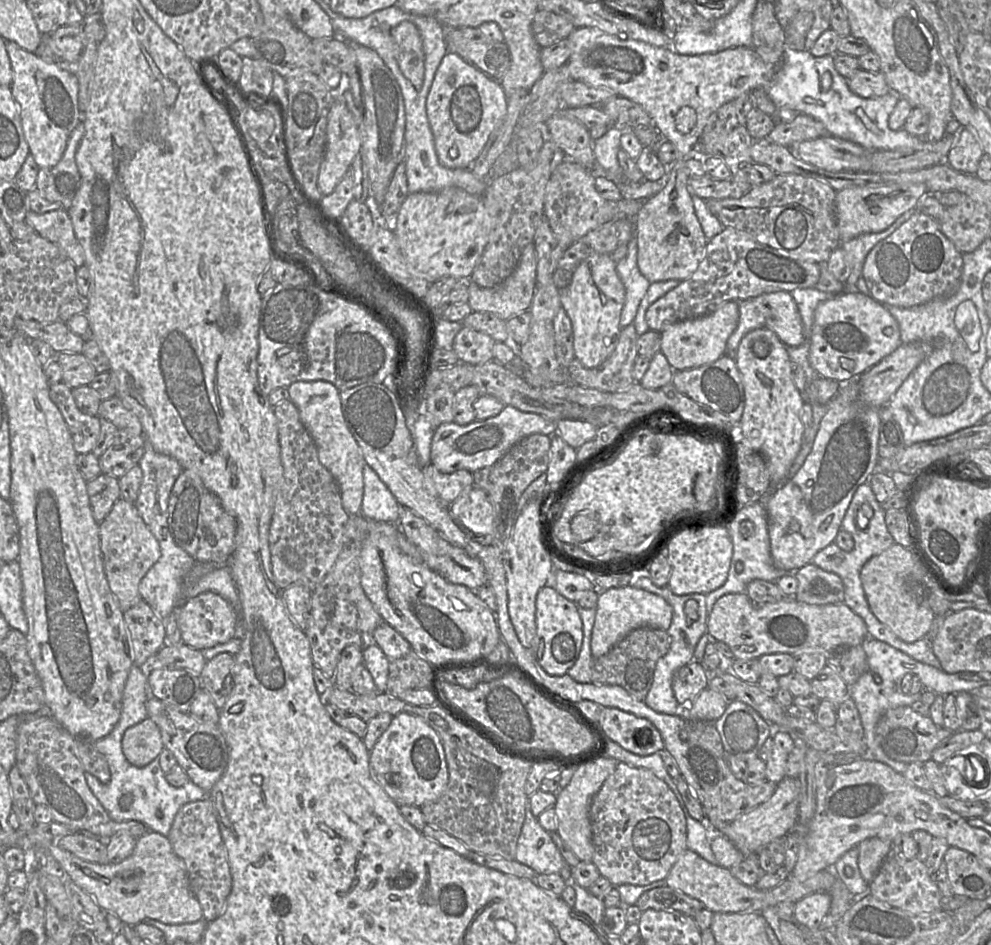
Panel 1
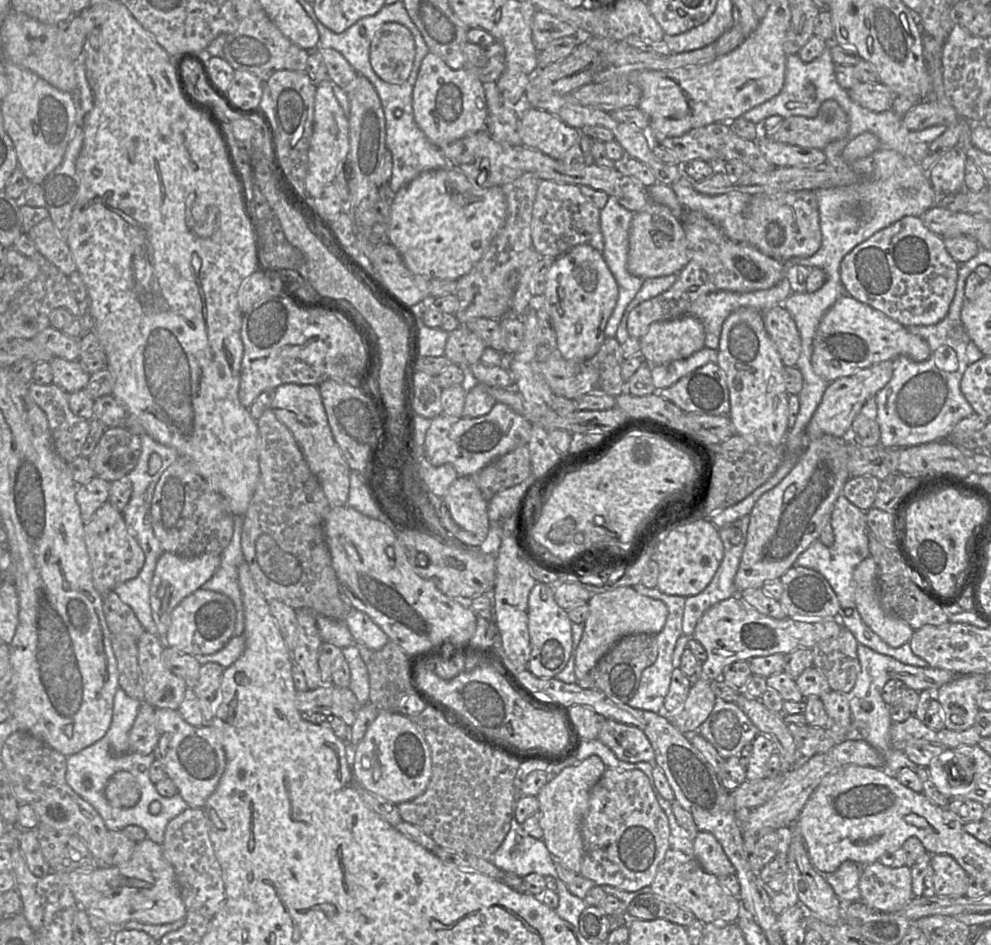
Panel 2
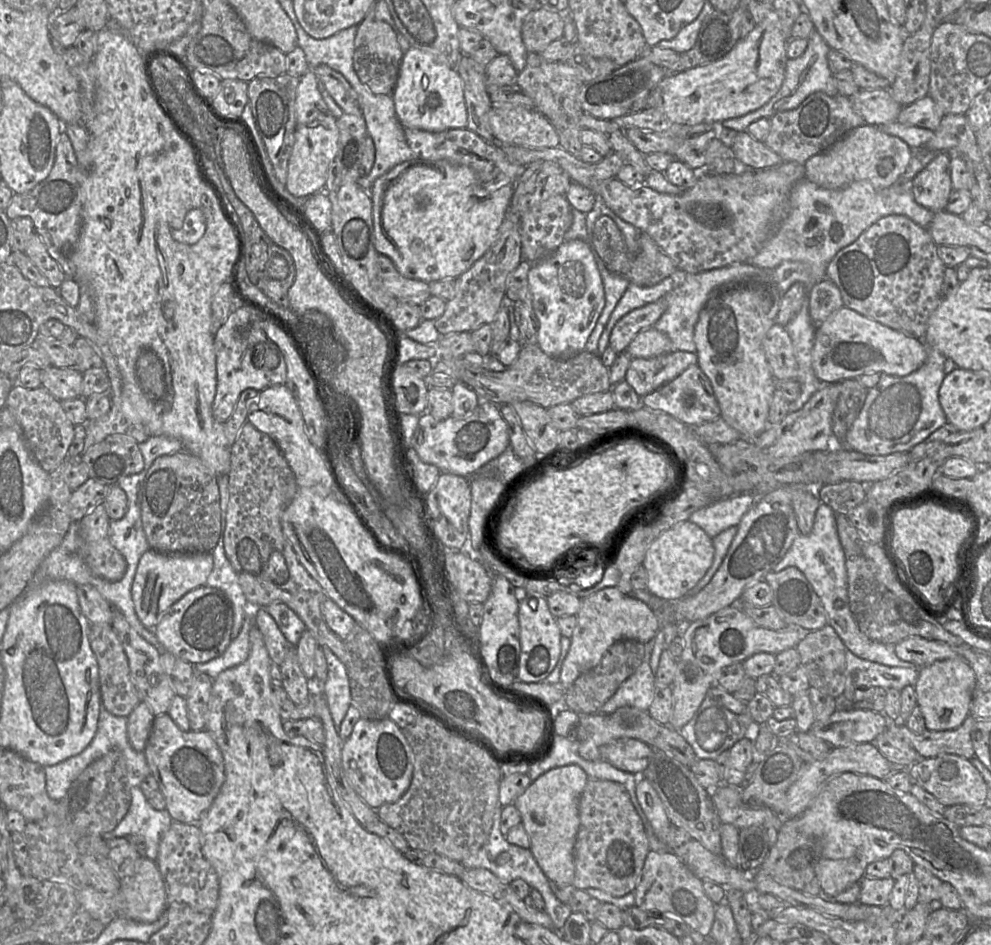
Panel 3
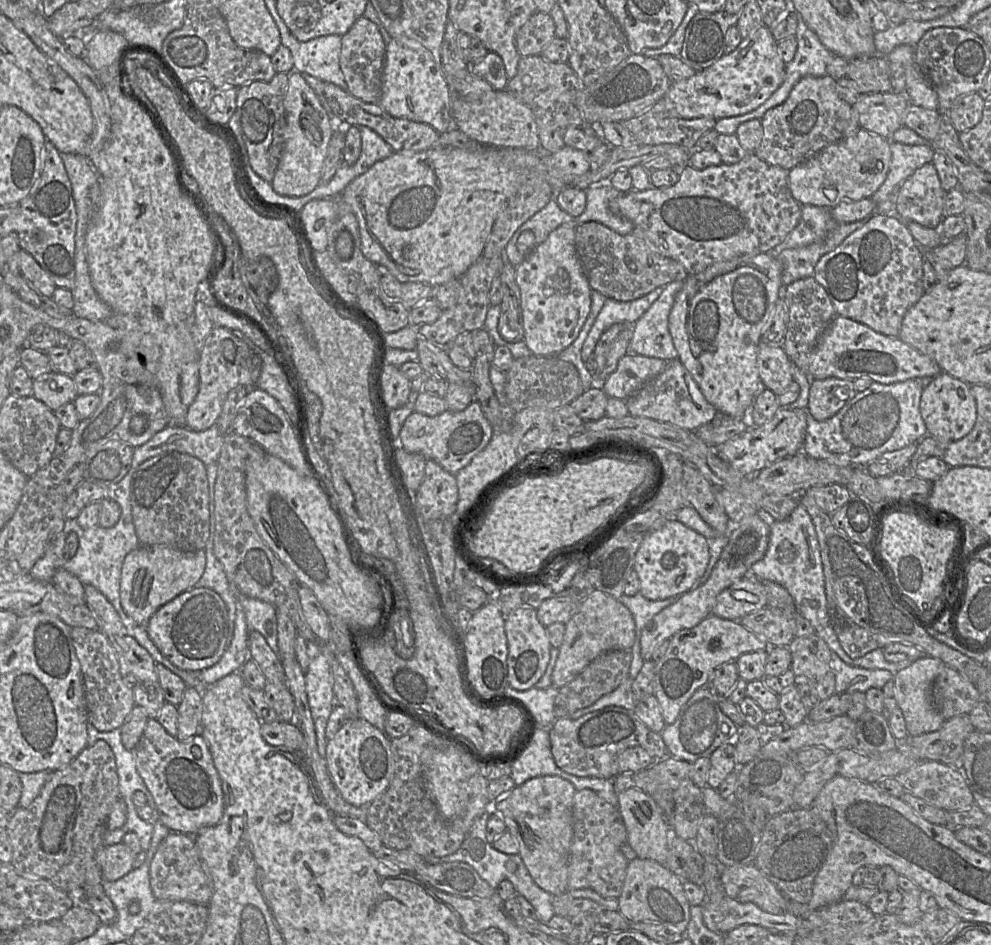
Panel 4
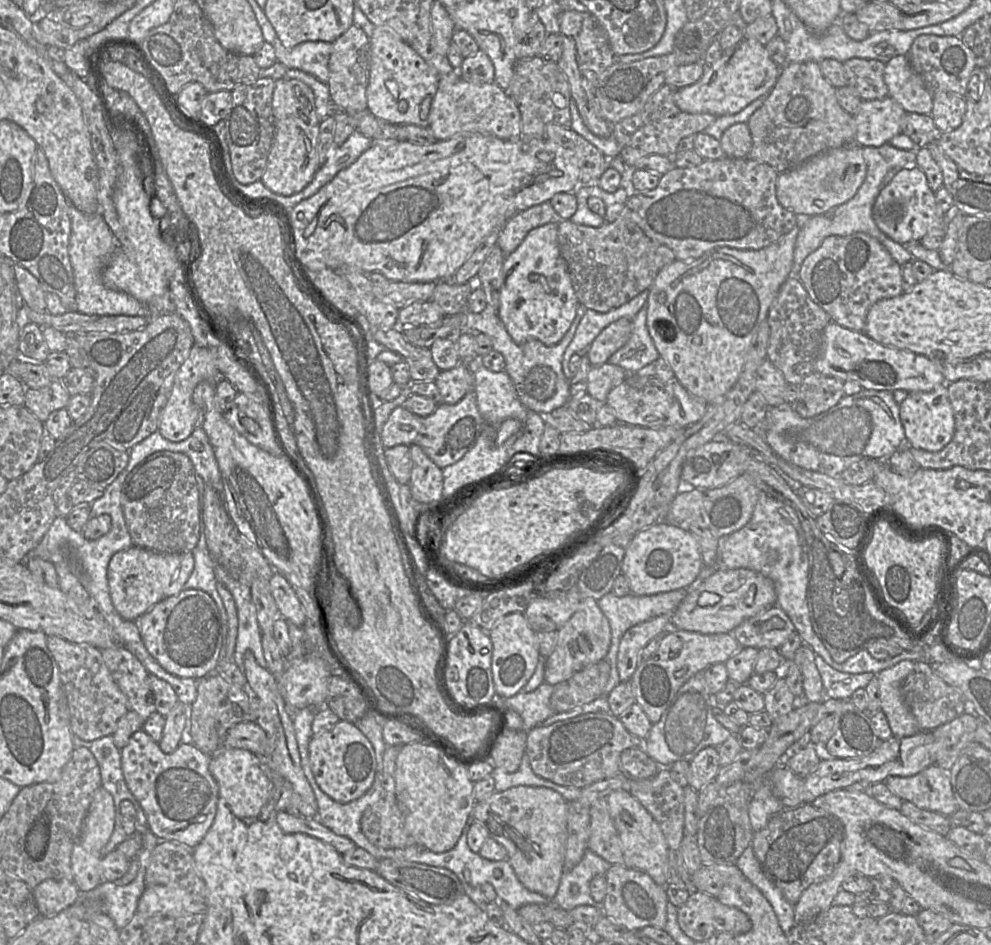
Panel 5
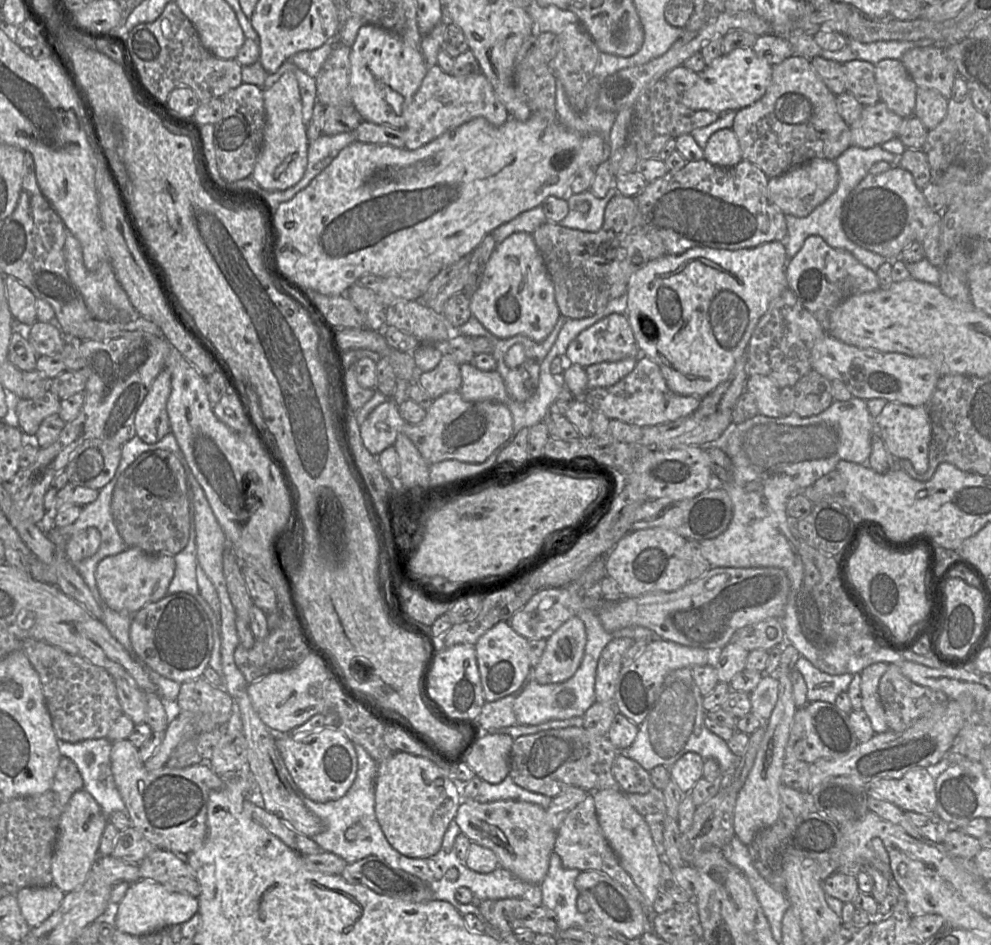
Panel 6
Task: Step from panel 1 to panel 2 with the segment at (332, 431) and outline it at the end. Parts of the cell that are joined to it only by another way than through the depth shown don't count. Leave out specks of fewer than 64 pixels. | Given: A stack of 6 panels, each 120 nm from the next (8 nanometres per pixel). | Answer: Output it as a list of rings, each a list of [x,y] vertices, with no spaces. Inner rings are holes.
[[[290,383],[278,386],[274,393],[269,409],[292,433],[330,506],[345,506],[350,488],[351,469],[333,438],[318,386]]]

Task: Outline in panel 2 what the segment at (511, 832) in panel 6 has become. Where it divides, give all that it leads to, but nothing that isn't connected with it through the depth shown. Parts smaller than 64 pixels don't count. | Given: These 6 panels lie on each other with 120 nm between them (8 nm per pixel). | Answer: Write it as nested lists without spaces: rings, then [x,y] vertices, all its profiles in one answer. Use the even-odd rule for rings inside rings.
[[[590,756],[578,765],[563,769],[550,780],[536,796],[539,801],[539,825],[543,838],[554,862],[560,862],[569,870],[579,874],[583,859],[581,825],[586,814],[590,791],[606,770],[598,756]]]

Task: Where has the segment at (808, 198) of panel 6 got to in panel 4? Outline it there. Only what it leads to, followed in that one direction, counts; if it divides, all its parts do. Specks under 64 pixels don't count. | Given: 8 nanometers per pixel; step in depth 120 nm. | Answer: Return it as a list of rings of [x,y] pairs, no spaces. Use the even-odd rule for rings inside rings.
[[[859,128],[847,138],[788,171],[793,198],[801,205],[835,208],[840,203],[871,198],[884,183],[891,163],[891,139]]]

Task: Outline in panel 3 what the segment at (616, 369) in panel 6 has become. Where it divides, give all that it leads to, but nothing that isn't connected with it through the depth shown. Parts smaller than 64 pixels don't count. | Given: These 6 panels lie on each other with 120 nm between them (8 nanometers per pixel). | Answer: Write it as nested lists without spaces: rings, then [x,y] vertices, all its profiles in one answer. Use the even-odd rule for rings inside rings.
[[[752,262],[734,263],[729,266],[713,269],[698,274],[684,274],[678,272],[677,285],[668,292],[664,297],[667,301],[667,309],[659,320],[654,324],[654,328],[666,334],[673,346],[674,351],[695,352],[696,347],[693,340],[694,327],[698,321],[700,312],[707,304],[710,296],[719,289],[724,289],[736,284],[745,283],[751,280],[761,282],[771,282],[778,286],[777,275],[775,269],[759,268],[752,265]]]

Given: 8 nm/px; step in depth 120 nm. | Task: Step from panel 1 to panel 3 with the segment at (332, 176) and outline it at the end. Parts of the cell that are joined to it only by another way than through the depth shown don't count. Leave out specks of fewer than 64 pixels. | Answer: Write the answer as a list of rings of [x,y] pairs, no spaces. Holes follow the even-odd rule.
[[[310,69],[300,77],[296,92],[296,126],[294,143],[289,158],[285,187],[296,197],[312,196],[324,189],[328,170],[338,151],[339,130],[333,116],[318,90],[318,78]]]

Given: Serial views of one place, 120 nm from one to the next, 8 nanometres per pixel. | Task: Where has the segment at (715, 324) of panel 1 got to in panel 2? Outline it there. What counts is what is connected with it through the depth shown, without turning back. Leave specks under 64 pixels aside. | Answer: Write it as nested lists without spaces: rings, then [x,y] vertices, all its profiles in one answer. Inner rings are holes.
[[[690,315],[654,323],[640,338],[641,357],[649,365],[685,359],[704,347],[704,326]]]

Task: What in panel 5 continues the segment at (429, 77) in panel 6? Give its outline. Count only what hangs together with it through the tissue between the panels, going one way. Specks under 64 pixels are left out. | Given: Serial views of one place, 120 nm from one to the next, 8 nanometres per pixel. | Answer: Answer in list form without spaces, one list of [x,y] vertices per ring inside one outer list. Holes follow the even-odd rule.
[[[461,77],[457,81],[439,79],[427,118],[427,128],[437,140],[446,140],[465,133],[517,140],[522,136],[521,125],[520,110],[505,90],[495,83],[472,83]]]

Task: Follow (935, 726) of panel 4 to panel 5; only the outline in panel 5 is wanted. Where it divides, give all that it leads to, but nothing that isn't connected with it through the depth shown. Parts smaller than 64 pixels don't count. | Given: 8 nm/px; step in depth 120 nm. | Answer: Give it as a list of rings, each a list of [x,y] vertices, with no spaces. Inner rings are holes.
[[[904,660],[877,675],[881,711],[888,720],[893,736],[913,736],[920,731],[916,718],[904,702],[901,686],[914,670],[916,662]]]

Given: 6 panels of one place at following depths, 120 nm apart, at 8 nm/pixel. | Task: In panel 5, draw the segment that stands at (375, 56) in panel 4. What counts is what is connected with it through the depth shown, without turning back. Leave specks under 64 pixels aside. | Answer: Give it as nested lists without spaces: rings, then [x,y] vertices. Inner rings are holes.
[[[355,25],[347,29],[333,44],[329,59],[329,79],[327,86],[333,105],[348,115],[367,109],[366,90],[370,72],[370,37]]]

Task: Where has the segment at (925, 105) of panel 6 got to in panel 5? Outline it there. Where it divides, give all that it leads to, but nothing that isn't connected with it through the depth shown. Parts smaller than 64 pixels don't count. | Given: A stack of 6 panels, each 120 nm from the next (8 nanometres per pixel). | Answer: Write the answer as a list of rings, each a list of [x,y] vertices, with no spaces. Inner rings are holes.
[[[948,92],[932,93],[933,107],[930,116],[941,133],[958,128],[966,112],[967,100],[963,95]]]

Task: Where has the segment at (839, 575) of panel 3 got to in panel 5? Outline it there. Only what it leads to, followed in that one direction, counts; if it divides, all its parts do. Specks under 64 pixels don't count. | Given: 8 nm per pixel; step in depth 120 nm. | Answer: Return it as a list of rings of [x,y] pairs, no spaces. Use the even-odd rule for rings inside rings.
[[[761,491],[750,521],[740,530],[719,538],[717,565],[720,568],[746,568],[770,578],[777,591],[777,606],[791,619],[795,631],[799,633],[804,644],[808,645],[817,656],[821,657],[835,670],[850,674],[871,672],[878,674],[897,663],[909,660],[921,662],[924,654],[904,650],[899,655],[887,660],[878,660],[863,649],[845,662],[838,663],[829,655],[824,646],[813,634],[809,618],[806,590],[810,566],[810,547],[800,519],[801,512],[789,502],[769,496]]]

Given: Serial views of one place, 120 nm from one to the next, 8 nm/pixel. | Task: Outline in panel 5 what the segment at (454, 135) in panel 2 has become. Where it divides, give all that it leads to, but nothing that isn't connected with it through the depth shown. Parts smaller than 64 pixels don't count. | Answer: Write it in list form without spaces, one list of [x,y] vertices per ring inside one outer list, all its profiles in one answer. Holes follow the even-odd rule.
[[[375,26],[370,36],[370,72],[366,90],[367,109],[375,117],[391,124],[427,127],[427,118],[439,79],[436,71],[392,28]],[[387,81],[396,83],[396,94],[389,92]]]

